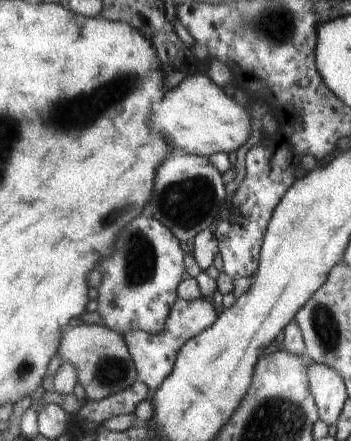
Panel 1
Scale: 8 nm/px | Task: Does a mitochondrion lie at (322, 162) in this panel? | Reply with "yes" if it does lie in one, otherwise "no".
no

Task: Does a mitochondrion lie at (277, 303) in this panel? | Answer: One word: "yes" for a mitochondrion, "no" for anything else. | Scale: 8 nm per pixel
no

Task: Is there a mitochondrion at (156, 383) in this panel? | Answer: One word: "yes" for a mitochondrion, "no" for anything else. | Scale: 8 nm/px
no

